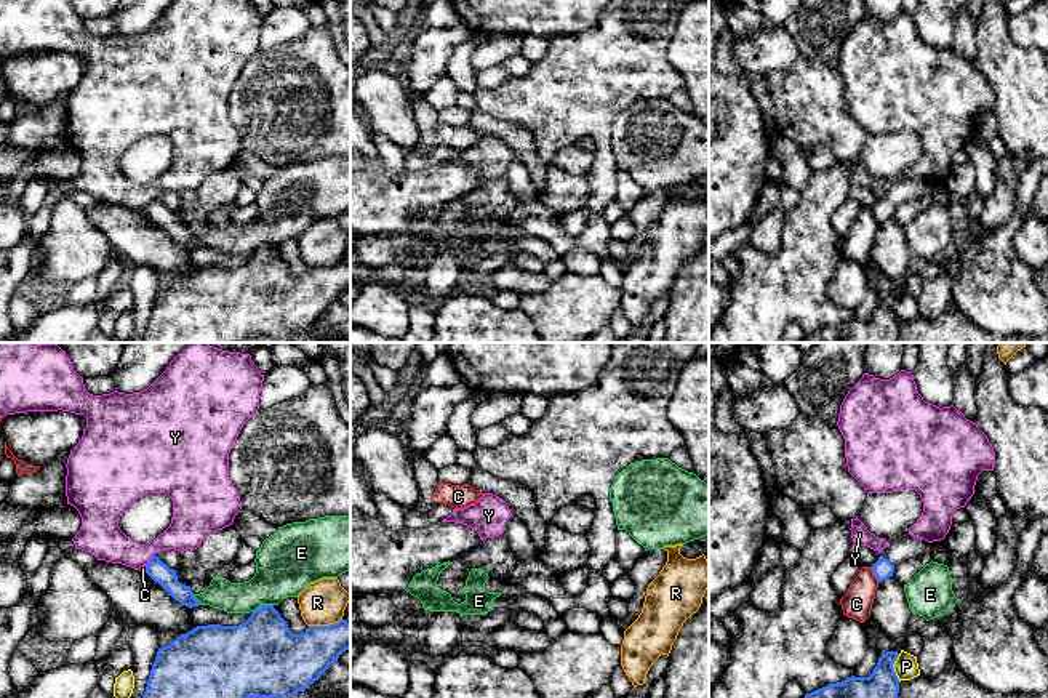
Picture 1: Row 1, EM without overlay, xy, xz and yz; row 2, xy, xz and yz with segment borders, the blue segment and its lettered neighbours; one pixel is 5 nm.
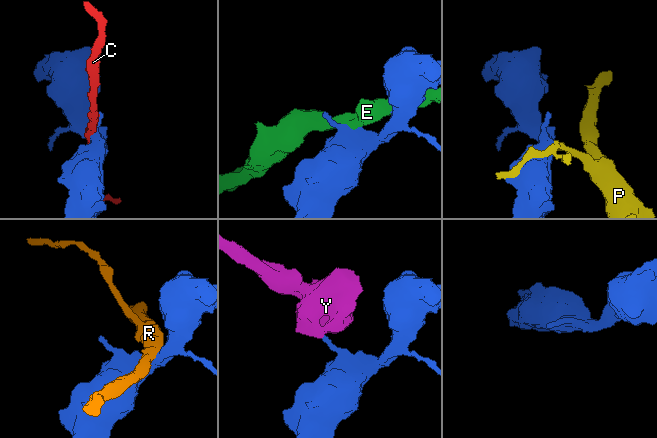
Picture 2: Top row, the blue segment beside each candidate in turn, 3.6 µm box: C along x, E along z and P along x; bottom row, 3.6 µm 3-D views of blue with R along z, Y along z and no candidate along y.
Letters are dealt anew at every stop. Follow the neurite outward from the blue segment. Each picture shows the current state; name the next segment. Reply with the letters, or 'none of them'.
none of them

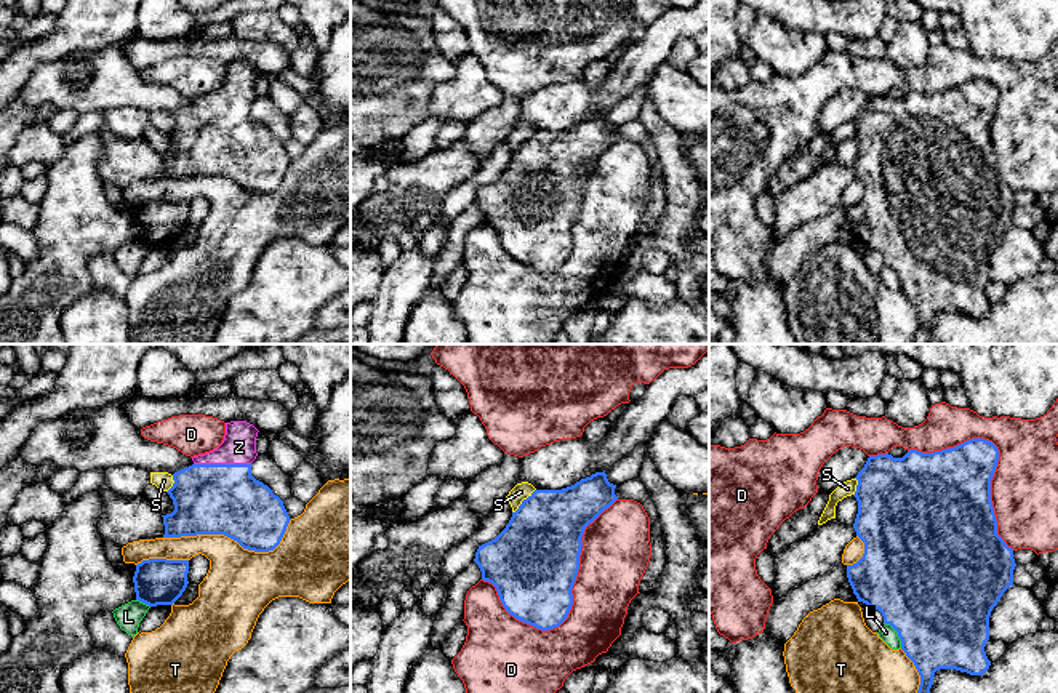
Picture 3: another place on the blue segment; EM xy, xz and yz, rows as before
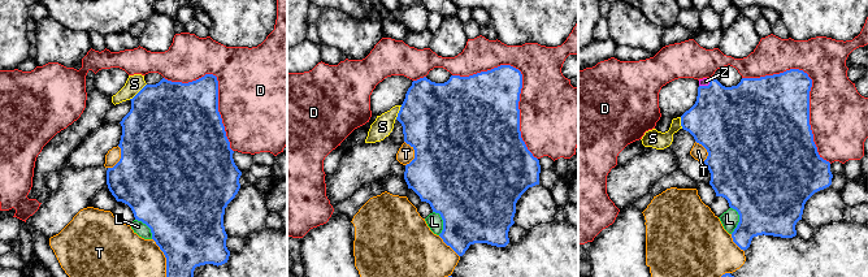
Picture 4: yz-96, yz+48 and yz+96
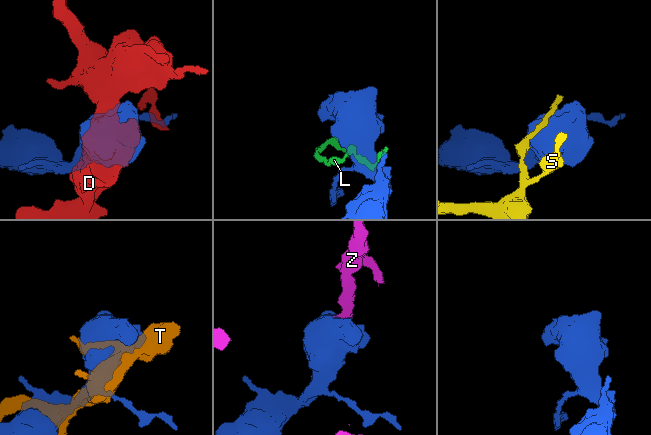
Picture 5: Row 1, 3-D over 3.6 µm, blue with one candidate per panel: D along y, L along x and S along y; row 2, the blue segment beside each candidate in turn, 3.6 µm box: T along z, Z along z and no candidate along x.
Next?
Z

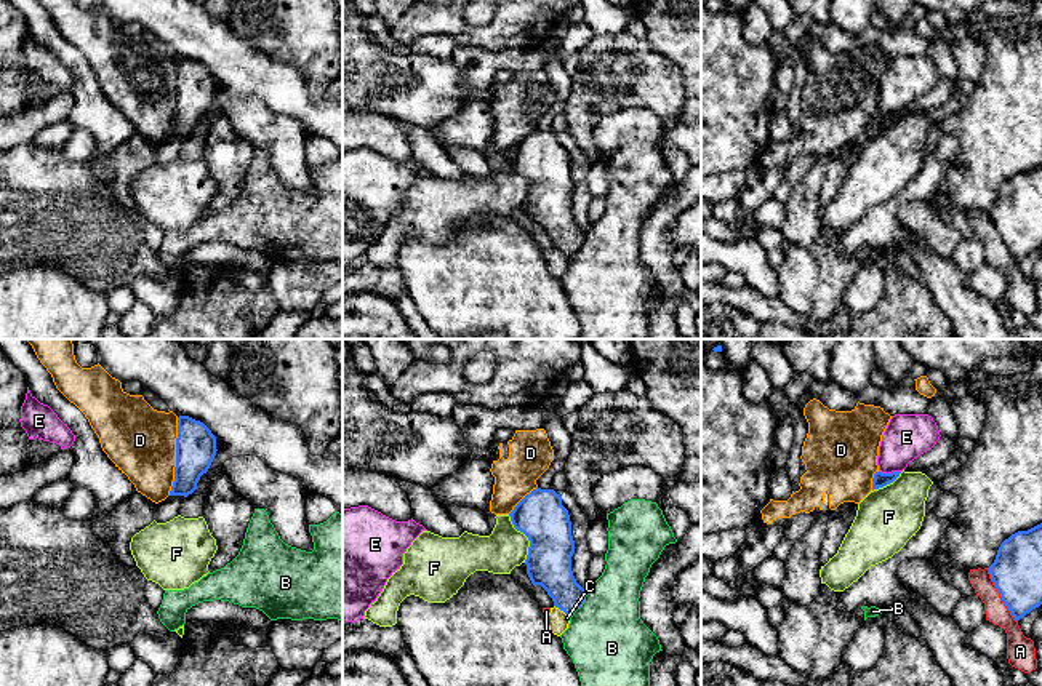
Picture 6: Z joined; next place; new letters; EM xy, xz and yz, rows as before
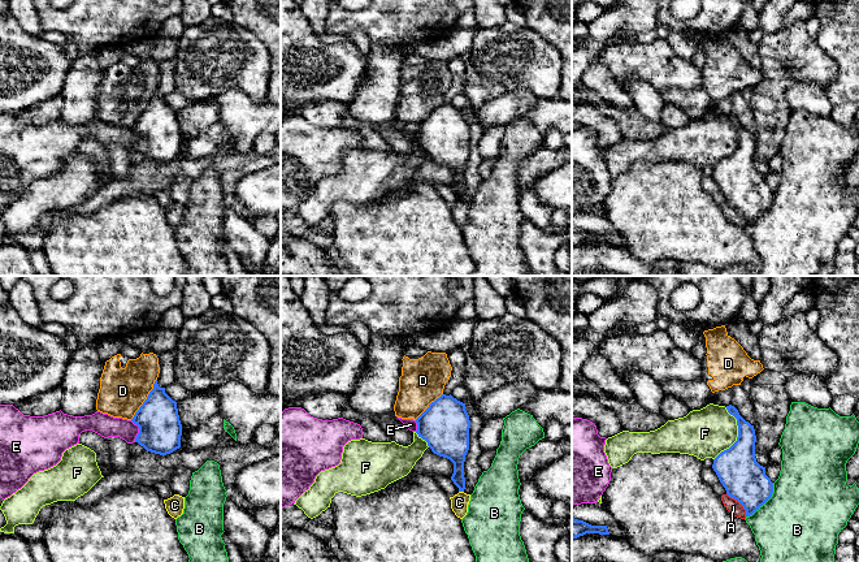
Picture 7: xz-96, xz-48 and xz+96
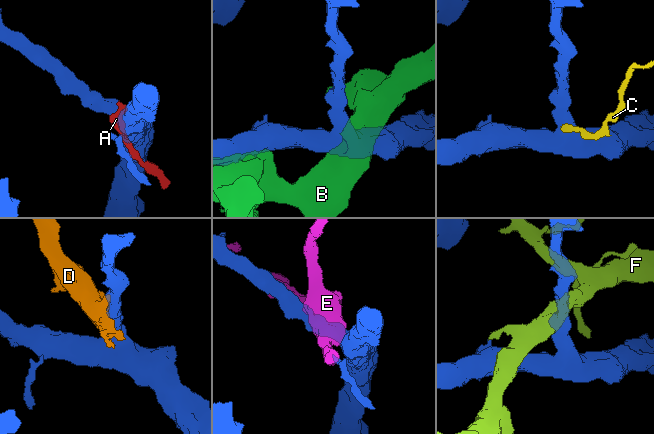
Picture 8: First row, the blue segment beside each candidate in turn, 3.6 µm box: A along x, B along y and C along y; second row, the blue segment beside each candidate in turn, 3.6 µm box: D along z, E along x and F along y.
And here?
none of them

